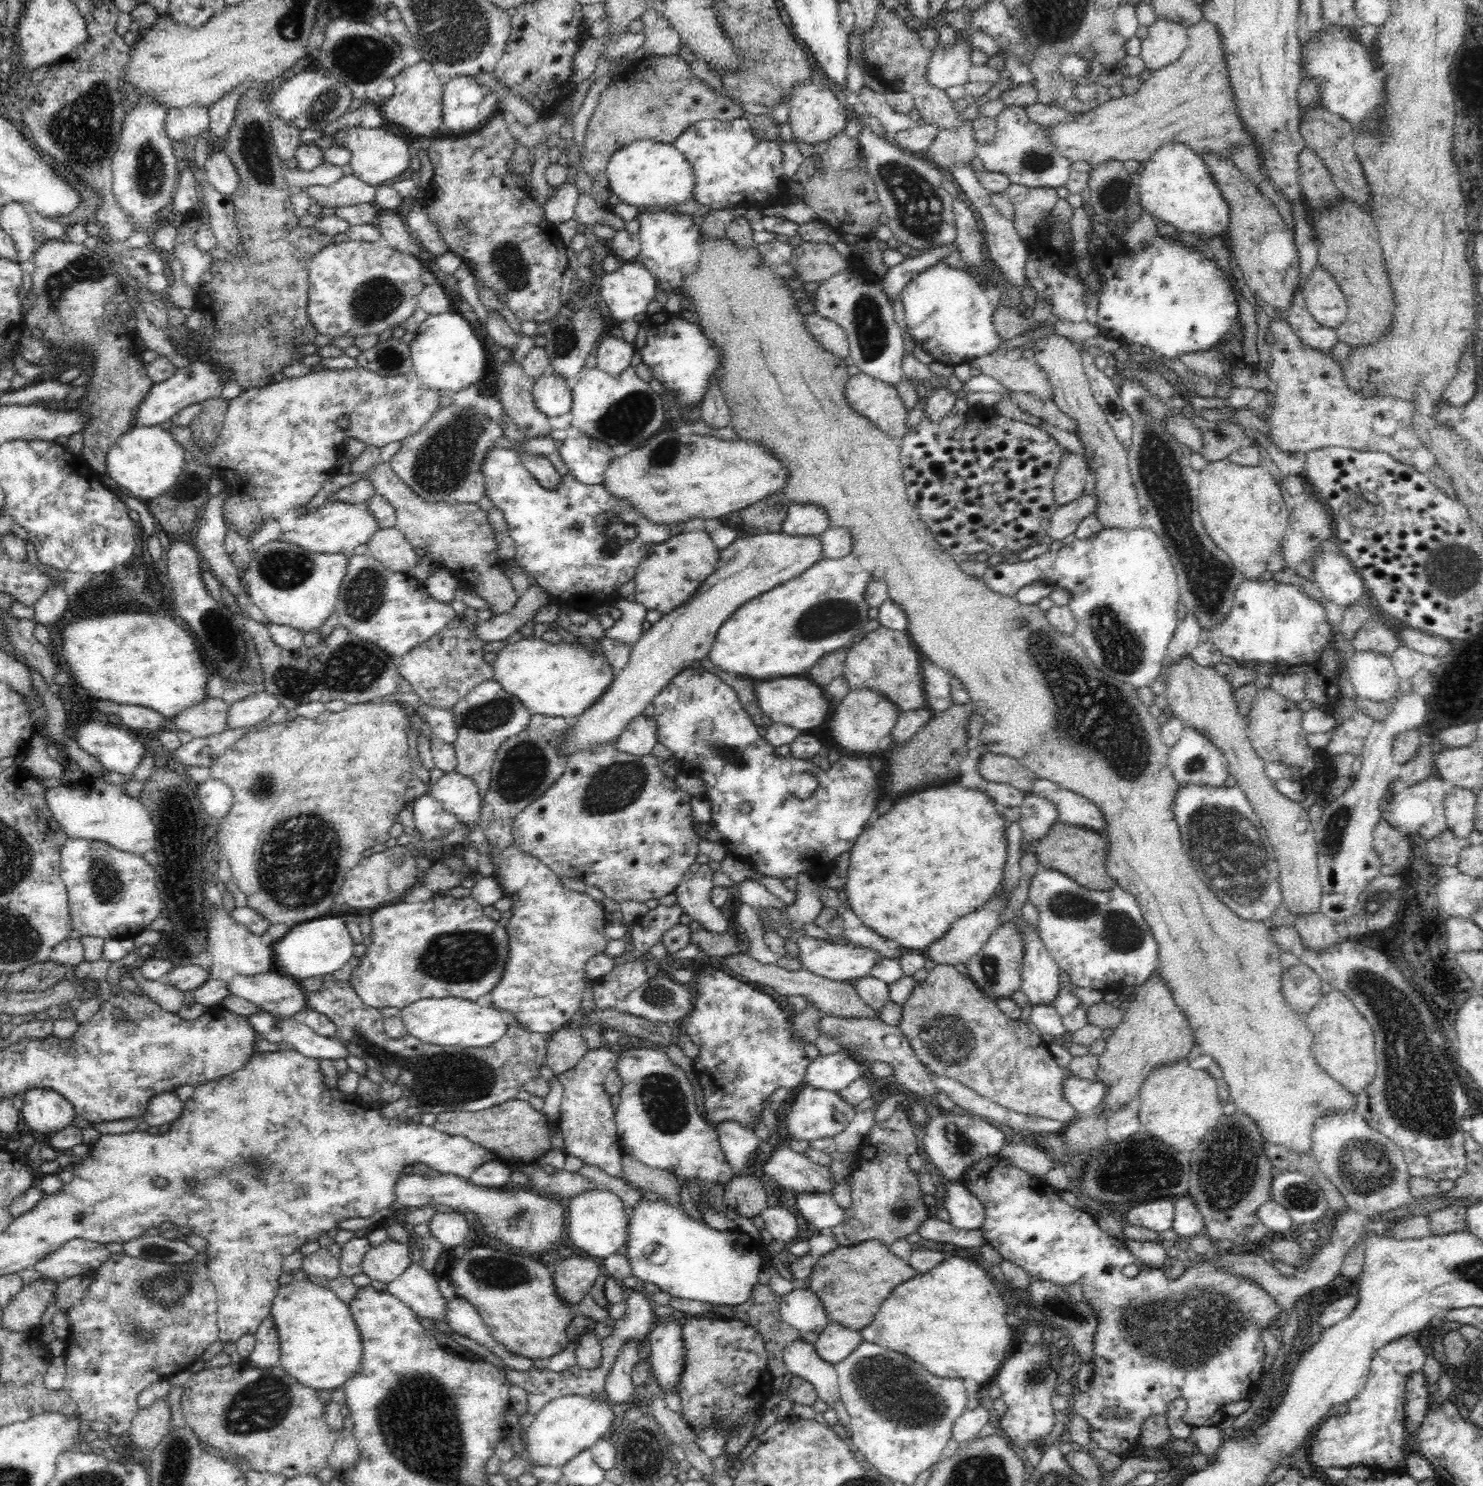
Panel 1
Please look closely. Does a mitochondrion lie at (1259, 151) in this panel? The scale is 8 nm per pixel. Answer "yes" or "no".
no

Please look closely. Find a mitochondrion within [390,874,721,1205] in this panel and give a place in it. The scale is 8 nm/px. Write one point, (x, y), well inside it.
(458, 956)

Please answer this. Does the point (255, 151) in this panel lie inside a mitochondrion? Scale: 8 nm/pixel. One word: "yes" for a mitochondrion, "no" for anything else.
yes

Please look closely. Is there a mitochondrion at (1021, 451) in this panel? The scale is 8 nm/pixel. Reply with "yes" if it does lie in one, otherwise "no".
no

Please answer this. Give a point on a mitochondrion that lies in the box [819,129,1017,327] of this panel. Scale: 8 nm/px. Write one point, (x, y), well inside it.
(918, 204)

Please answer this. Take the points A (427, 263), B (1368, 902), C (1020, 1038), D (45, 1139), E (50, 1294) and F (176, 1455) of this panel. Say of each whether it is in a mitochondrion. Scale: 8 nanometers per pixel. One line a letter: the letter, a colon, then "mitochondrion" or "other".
A: other
B: mitochondrion
C: other
D: other
E: other
F: mitochondrion

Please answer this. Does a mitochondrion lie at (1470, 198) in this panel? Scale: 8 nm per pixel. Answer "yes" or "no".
no

